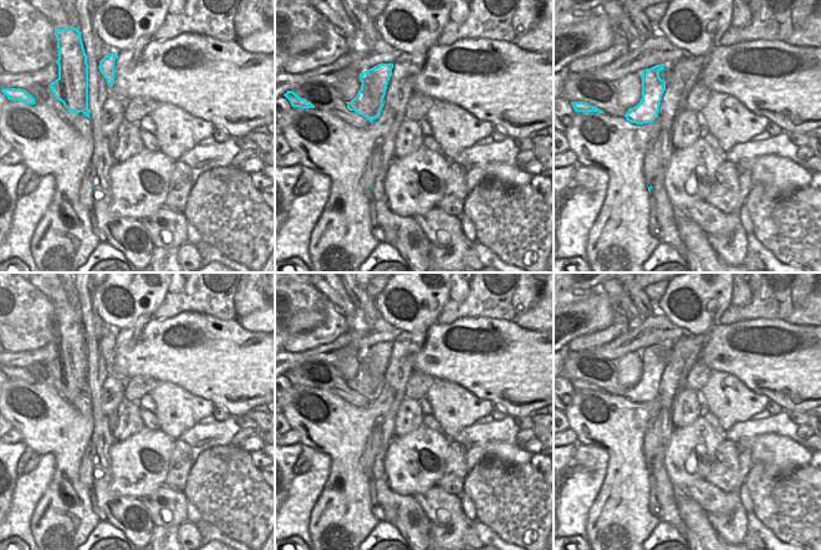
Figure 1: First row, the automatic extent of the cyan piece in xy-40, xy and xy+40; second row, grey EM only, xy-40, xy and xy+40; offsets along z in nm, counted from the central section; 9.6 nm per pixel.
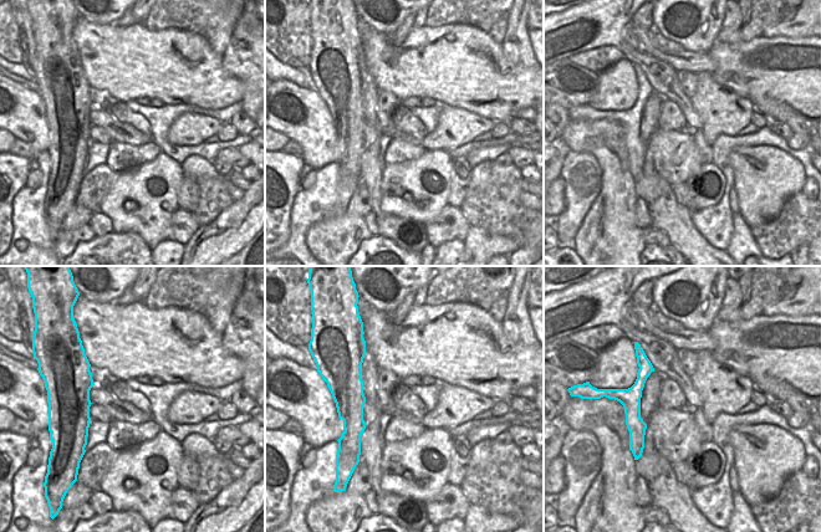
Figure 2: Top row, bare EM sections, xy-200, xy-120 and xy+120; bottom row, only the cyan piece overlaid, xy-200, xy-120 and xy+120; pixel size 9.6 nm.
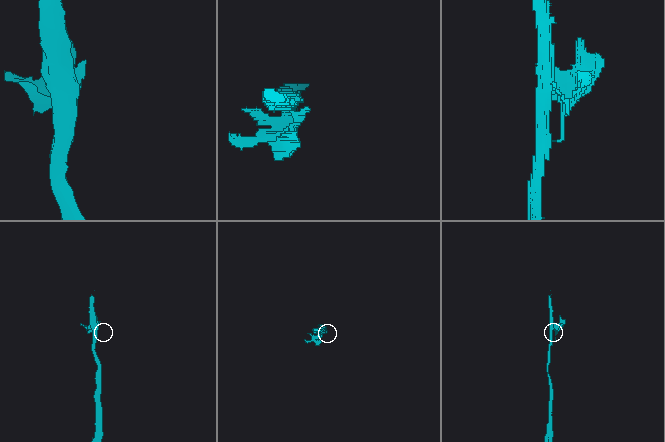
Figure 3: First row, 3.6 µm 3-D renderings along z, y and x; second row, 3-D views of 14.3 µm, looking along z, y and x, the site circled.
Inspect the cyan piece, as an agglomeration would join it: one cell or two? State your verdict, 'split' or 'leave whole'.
split

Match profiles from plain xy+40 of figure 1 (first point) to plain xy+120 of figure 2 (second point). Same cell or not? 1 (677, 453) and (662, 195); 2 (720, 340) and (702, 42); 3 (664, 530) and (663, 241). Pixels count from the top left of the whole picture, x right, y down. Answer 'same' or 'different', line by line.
1: different
2: different
3: different

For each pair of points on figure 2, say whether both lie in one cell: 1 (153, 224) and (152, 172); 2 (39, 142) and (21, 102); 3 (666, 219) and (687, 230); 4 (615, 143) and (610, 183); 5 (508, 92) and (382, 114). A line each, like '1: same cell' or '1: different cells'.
1: same cell
2: same cell
3: same cell
4: same cell
5: different cells

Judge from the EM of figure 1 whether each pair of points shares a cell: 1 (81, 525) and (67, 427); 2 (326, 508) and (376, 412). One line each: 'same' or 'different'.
1: same
2: same

